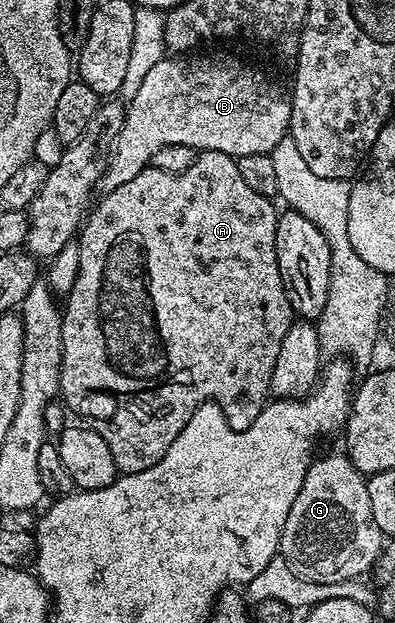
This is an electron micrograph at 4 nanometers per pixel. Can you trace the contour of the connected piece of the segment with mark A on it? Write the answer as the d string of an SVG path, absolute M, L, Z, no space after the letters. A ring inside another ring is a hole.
M200 151L196 155L193 166L189 166L189 170L181 170L181 174L177 174L176 176L169 174L165 170L157 170L150 166L143 168L141 174L137 174L135 178L130 179L129 182L125 182L125 186L117 186L117 190L106 193L102 197L104 200L99 205L97 205L98 203L94 205L89 219L82 225L81 231L78 233L79 269L77 270L77 282L73 282L73 290L67 293L65 297L67 308L65 304L61 312L63 318L63 369L59 371L59 396L61 397L62 403L68 409L71 407L83 419L80 421L86 422L94 432L101 434L101 438L105 438L105 446L109 446L109 454L113 454L113 462L116 468L120 464L123 464L123 456L127 456L127 468L145 470L151 464L157 463L169 450L170 444L167 440L171 443L174 442L177 434L181 434L181 430L185 430L183 420L189 422L187 412L191 414L195 413L191 408L191 404L196 404L200 408L203 404L214 402L224 410L230 410L230 408L248 408L248 413L254 417L257 414L261 414L264 404L268 403L269 393L271 391L271 379L273 378L273 366L277 366L277 354L281 351L281 342L285 342L285 334L289 334L293 323L291 303L285 294L285 286L281 278L281 270L277 262L277 250L275 249L275 231L279 225L280 213L278 211L275 212L274 206L271 205L274 203L268 197L257 194L257 190L249 190L249 185L242 180L235 162L236 157L225 154L224 152ZM115 376L143 376L143 380L135 380L135 384L131 384L131 396L127 396L127 400L119 400L119 388L115 388ZM119 404L135 404L135 416L139 416L139 420L135 420L135 428L131 428L131 432L127 432L127 448L123 448L123 432L119 432L119 428L115 428L115 416L119 416ZM151 436L155 436L155 440L163 440L163 443L147 444L147 448L139 448L139 444L143 444L143 440L151 440Z

